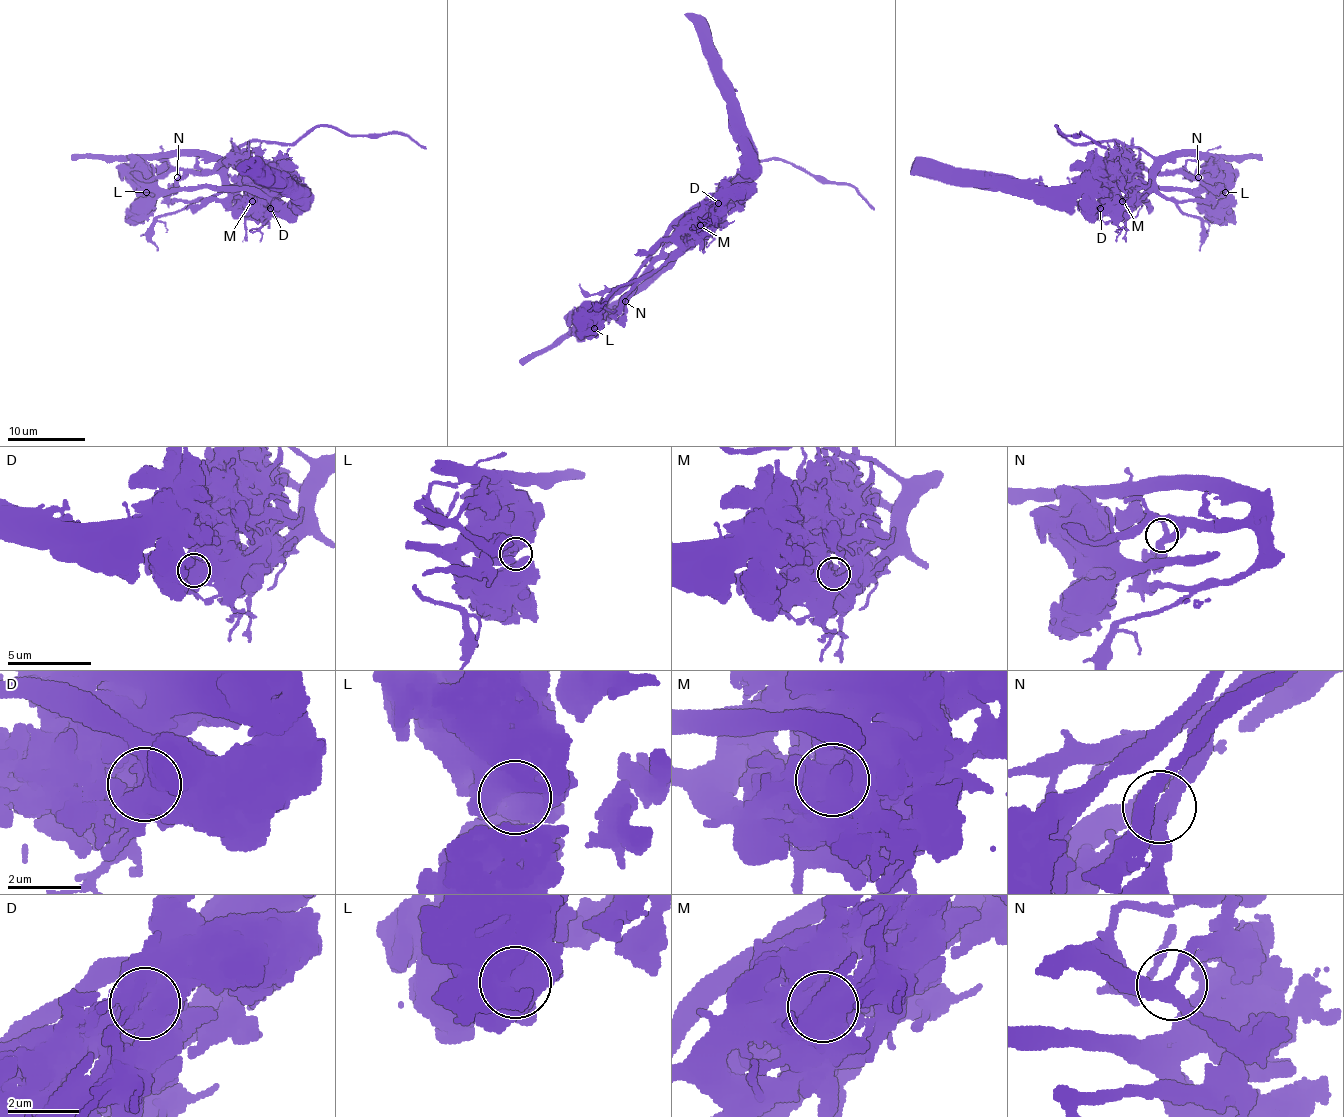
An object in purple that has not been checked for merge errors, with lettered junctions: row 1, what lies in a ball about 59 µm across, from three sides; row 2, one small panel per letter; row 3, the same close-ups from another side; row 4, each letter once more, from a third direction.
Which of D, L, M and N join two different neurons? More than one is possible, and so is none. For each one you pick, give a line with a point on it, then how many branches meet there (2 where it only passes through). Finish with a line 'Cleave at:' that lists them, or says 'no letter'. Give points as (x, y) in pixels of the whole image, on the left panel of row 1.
D: (270, 208) | 2
M: (252, 201) | 1
Cleave at: D, M

